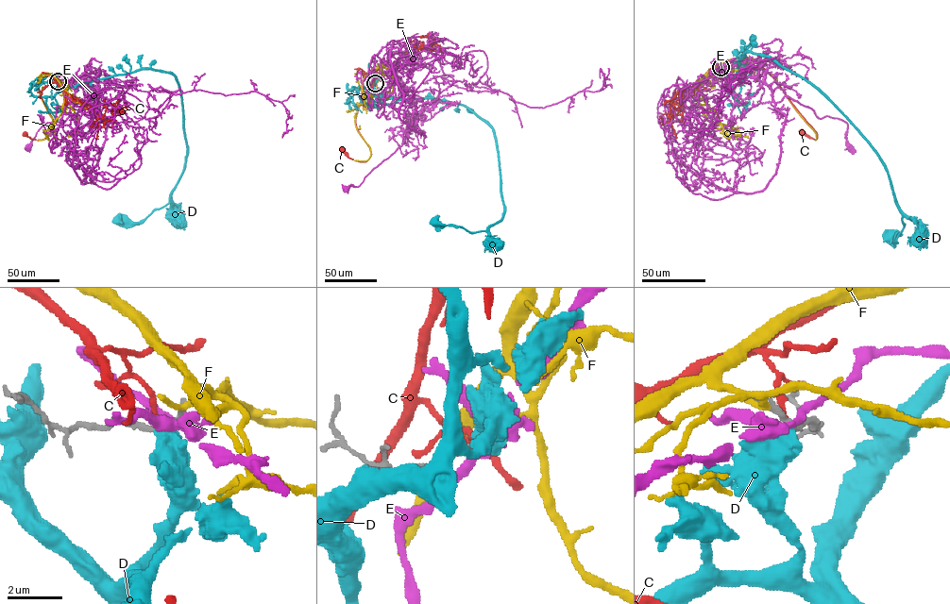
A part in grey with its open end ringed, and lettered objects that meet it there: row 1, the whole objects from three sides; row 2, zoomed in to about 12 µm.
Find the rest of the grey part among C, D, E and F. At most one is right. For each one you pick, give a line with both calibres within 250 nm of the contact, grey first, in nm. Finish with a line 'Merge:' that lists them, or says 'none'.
F: calibres 240 and 200 nm
Merge: F

